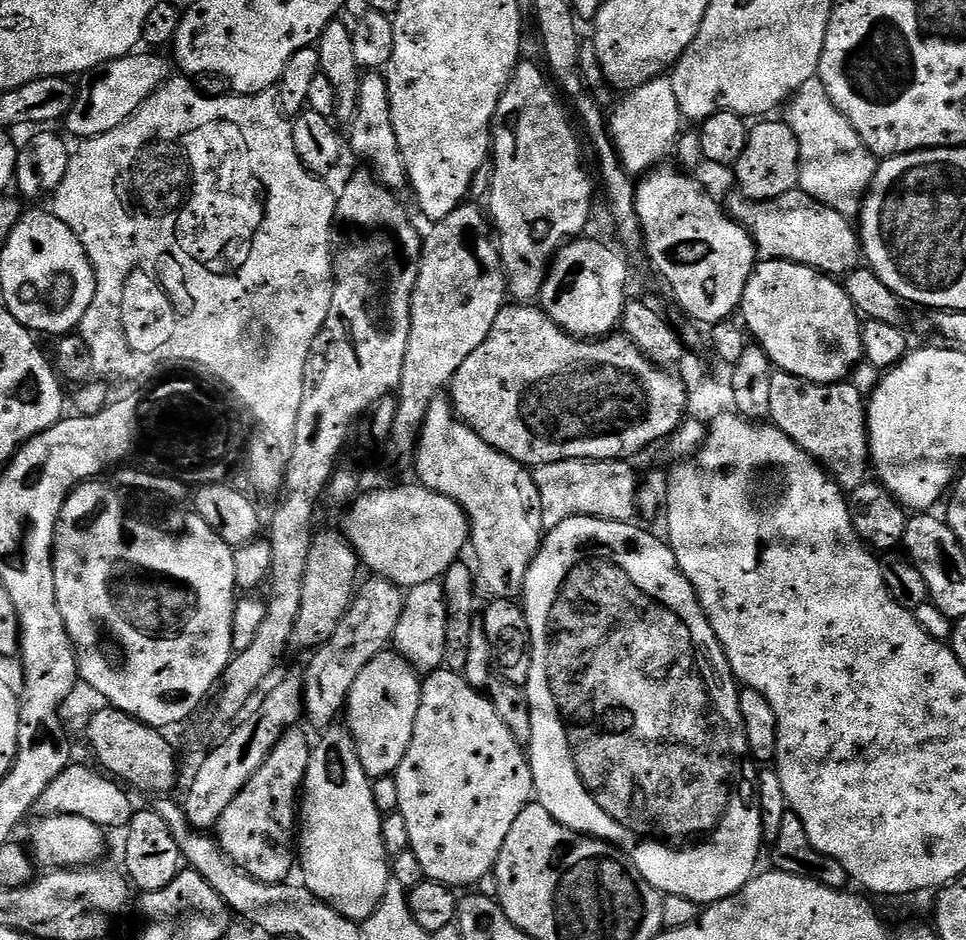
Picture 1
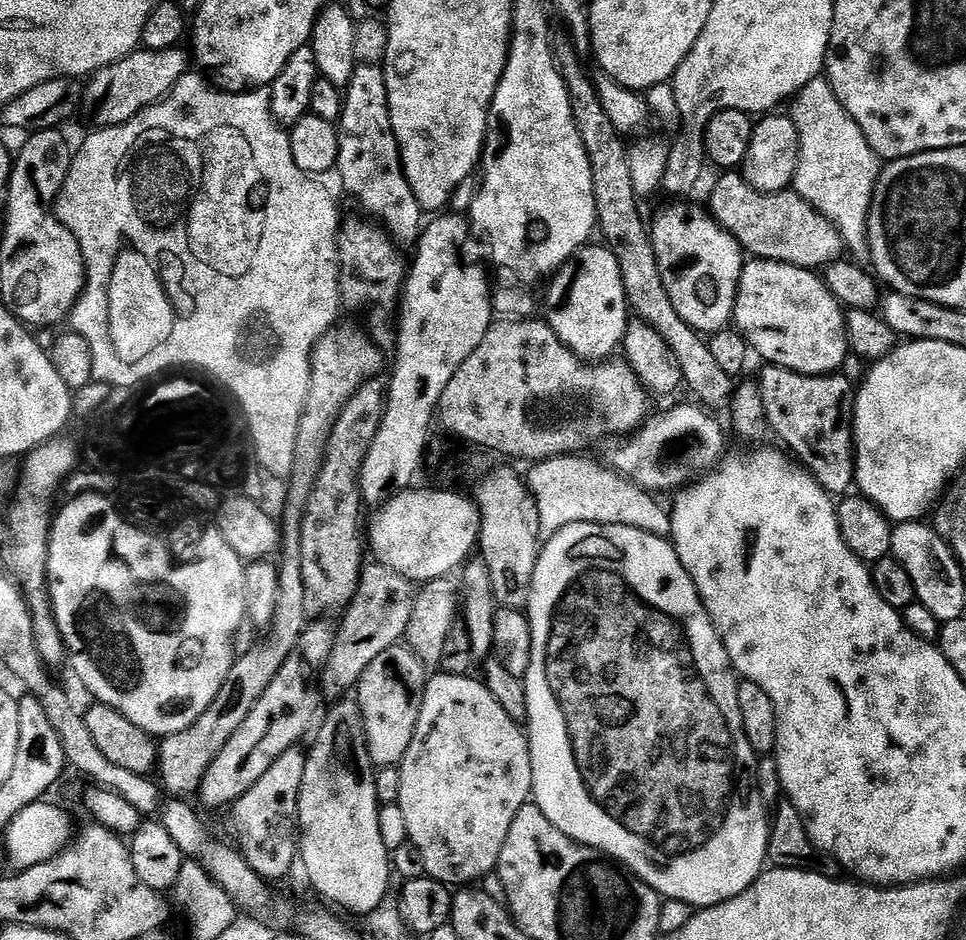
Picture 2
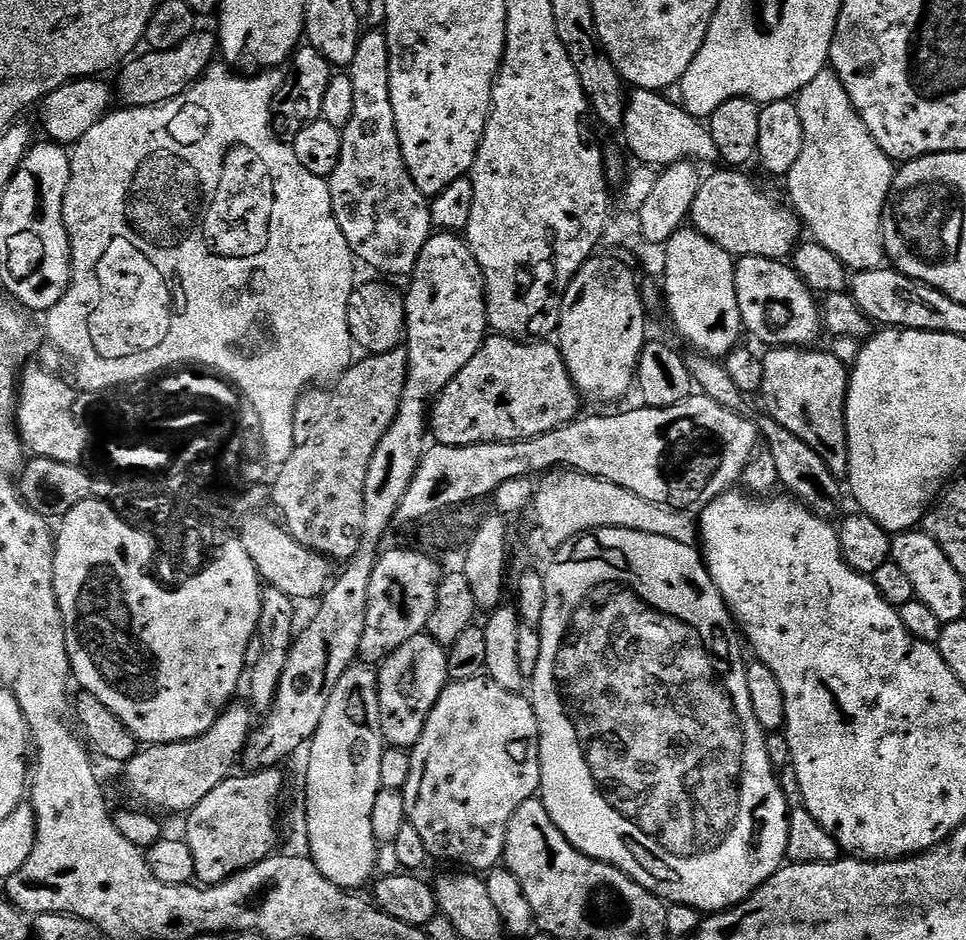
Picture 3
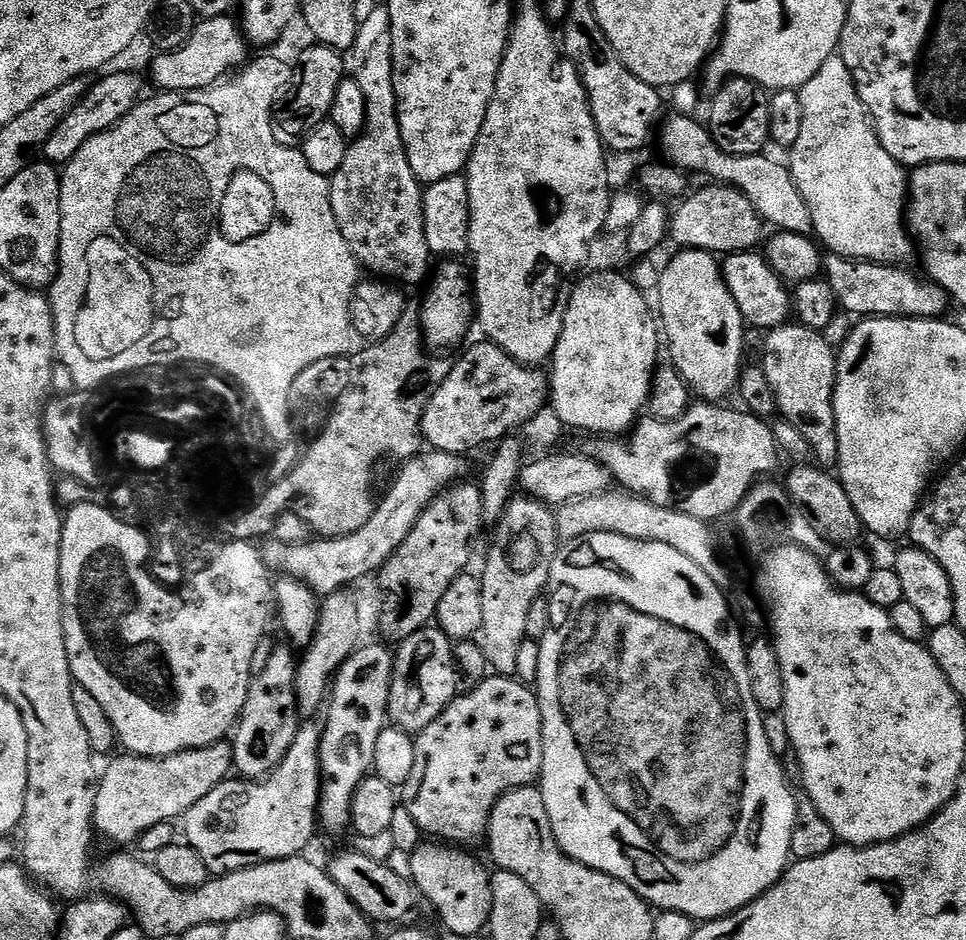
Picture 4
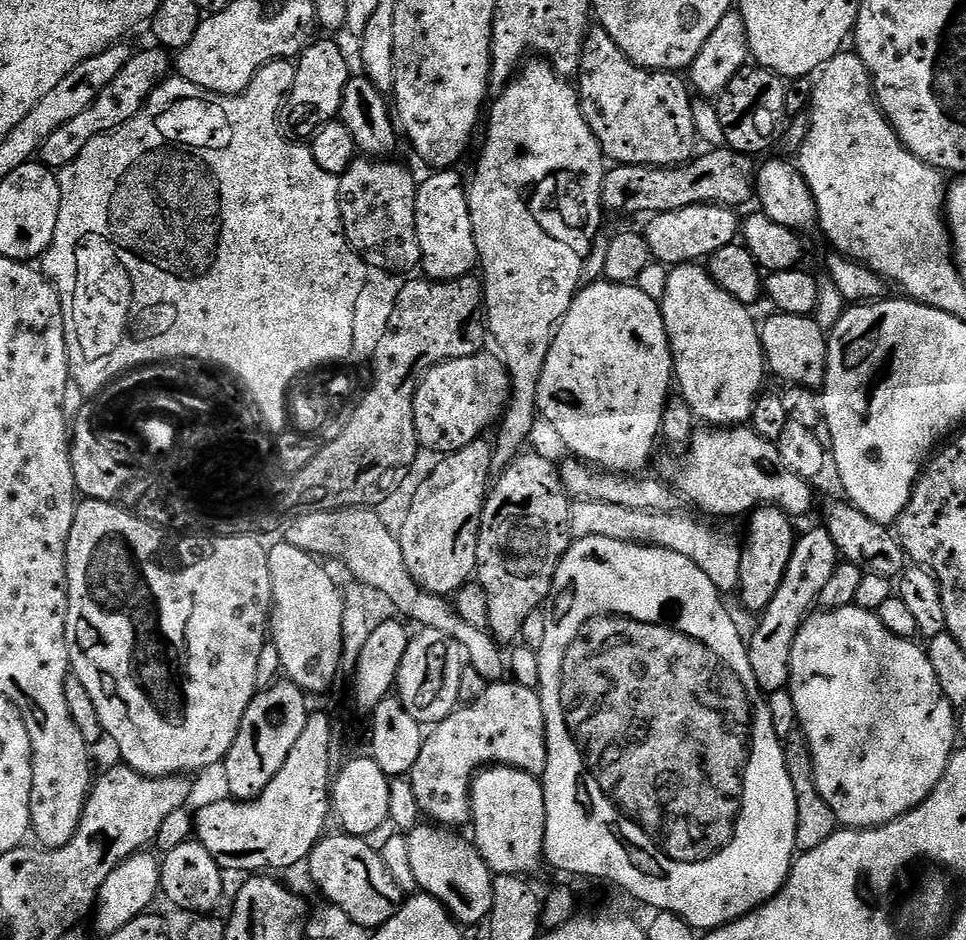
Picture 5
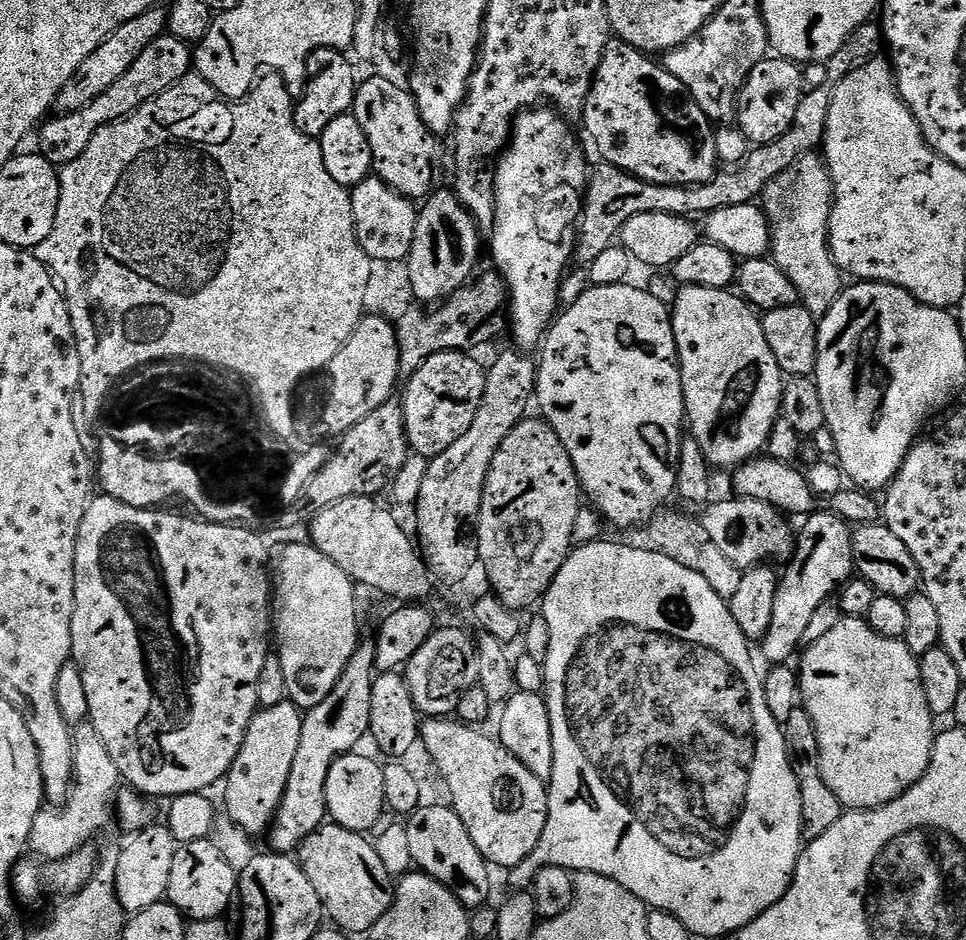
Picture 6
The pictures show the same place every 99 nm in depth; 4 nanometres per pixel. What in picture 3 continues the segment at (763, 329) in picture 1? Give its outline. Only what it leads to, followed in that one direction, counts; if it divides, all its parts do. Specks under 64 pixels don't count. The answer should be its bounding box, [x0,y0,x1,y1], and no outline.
[736,256,822,348]

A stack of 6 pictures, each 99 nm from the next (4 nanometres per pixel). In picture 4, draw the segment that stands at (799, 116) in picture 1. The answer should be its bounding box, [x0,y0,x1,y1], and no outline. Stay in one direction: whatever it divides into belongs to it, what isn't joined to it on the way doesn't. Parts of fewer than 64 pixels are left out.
[790,54,914,266]

